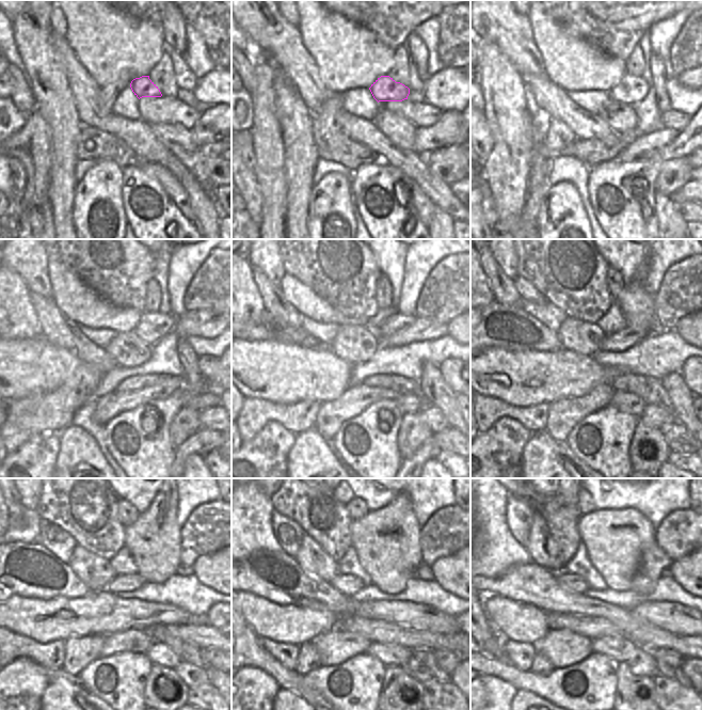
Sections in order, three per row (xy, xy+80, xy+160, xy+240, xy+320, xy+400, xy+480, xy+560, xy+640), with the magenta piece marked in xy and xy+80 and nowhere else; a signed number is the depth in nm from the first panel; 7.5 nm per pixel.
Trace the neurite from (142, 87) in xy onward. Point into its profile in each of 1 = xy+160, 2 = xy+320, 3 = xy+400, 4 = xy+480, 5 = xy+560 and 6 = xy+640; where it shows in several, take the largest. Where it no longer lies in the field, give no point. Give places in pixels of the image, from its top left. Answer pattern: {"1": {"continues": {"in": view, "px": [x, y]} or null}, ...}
{"1": {"continues": {"in": "xy+160", "px": [631, 90]}}, "2": {"continues": {"in": "xy+320", "px": [397, 321]}}, "3": {"continues": {"in": "xy+400", "px": [655, 328]}}, "4": {"continues": {"in": "xy+480", "px": [182, 569]}}, "5": {"continues": {"in": "xy+560", "px": [424, 572]}}, "6": {"continues": {"in": "xy+640", "px": [666, 572]}}}

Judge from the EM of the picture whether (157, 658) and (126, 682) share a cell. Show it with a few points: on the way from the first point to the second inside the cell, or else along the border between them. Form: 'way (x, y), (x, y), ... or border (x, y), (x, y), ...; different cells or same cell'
border (144, 652), (154, 664); different cells

